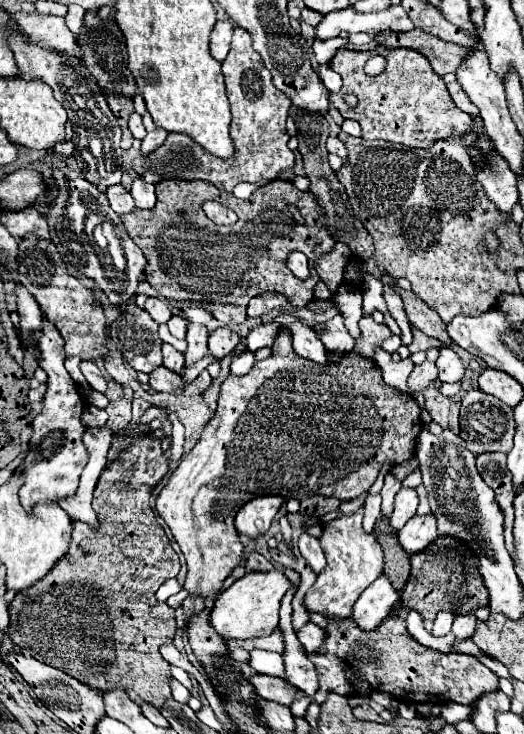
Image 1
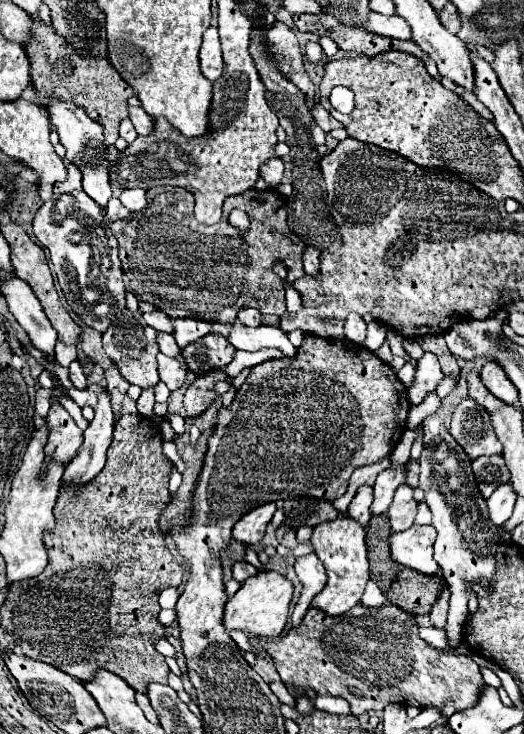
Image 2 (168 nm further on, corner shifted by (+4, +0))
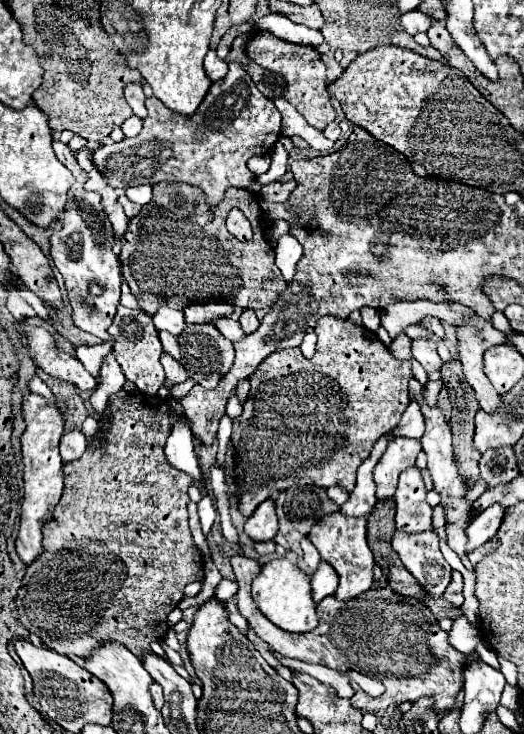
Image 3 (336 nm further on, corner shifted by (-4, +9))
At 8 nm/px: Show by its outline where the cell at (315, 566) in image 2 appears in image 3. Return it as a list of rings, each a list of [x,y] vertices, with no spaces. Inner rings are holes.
[[[319,562],[317,570],[311,574],[311,588],[313,588],[313,600],[319,602],[325,596],[331,596],[337,590],[339,578],[337,572],[331,568],[329,562]]]

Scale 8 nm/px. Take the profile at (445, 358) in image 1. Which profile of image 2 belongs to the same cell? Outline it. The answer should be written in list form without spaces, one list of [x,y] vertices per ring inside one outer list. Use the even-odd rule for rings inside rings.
[[[429,351],[423,353],[423,357],[417,361],[417,371],[415,371],[415,385],[407,389],[407,397],[411,405],[419,405],[425,401],[429,393],[435,391],[437,383],[443,379],[441,365],[437,357]]]

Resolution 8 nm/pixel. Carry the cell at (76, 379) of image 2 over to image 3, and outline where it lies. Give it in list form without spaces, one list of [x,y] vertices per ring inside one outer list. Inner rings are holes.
[[[19,320],[19,328],[27,336],[27,346],[29,346],[29,356],[35,360],[39,368],[43,368],[47,374],[73,382],[81,390],[93,390],[95,388],[95,378],[85,370],[79,358],[59,352],[55,348],[53,336],[45,328],[29,328],[23,320]]]

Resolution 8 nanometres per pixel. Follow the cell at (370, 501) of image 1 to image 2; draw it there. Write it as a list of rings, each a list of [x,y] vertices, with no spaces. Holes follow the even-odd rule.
[[[367,485],[359,487],[357,489],[357,495],[353,497],[353,501],[351,501],[349,509],[347,509],[347,515],[353,521],[357,521],[357,523],[367,525],[369,523],[369,517],[371,517],[371,509],[369,509],[371,507],[371,501],[373,501],[373,489],[367,487]]]

